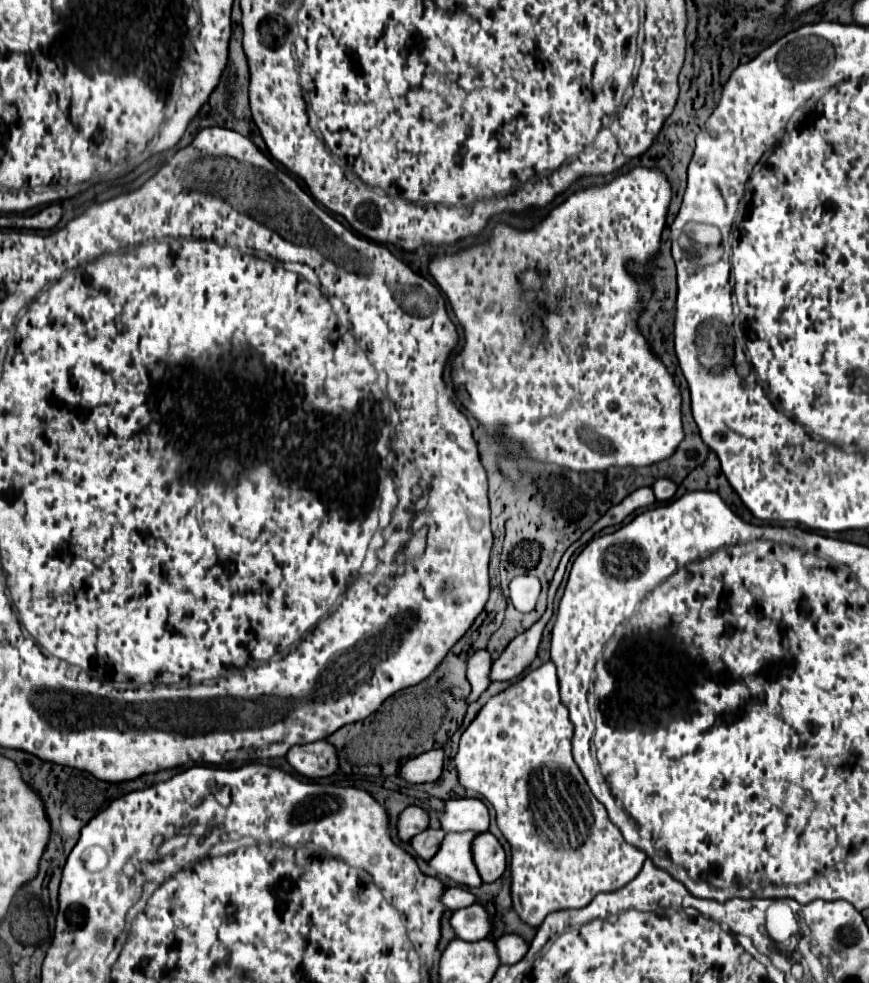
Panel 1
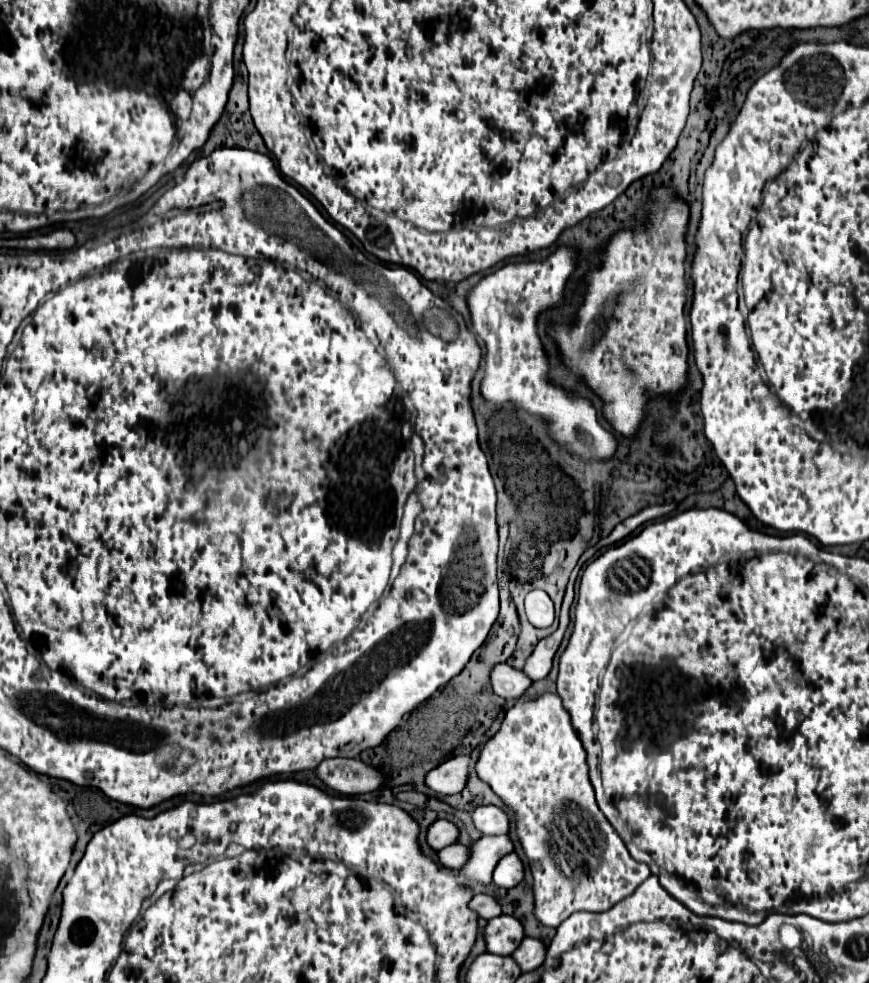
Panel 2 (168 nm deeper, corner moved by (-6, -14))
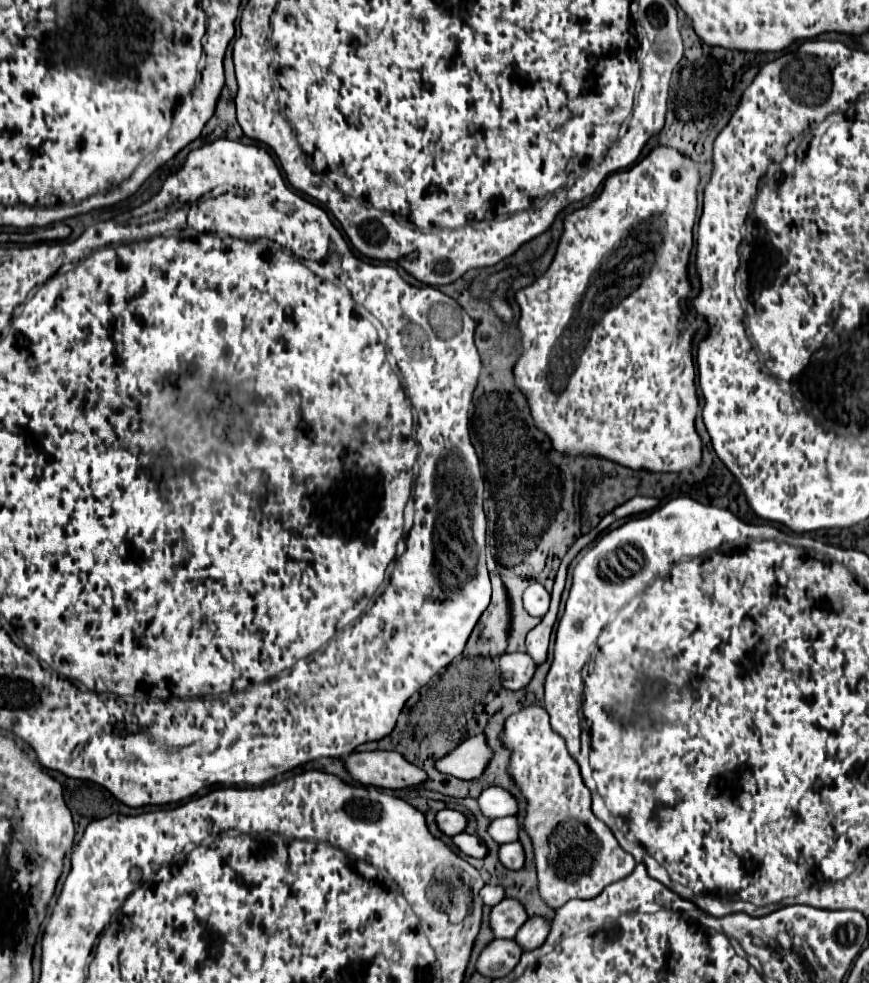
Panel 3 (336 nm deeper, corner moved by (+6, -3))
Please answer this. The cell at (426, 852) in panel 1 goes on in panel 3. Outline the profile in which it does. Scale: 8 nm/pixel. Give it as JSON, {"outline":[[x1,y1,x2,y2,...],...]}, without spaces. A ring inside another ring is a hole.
{"outline":[[458,833,452,837,452,843,470,857,484,857,486,855,486,847,482,843,482,839,478,835,468,835,468,833]]}

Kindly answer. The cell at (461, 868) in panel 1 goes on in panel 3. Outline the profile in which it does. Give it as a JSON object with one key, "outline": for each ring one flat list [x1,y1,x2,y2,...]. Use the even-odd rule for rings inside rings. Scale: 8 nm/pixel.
{"outline":[[502,817,502,819,494,819,488,827,490,837,502,845,502,843,510,843,518,839,518,821,516,817]]}

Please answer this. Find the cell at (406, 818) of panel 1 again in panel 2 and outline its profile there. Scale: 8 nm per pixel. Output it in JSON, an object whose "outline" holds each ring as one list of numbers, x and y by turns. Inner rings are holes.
{"outline":[[436,820,430,828,428,828,428,844,434,848,434,850,442,850,454,842,458,842,458,826,452,824,450,820]]}

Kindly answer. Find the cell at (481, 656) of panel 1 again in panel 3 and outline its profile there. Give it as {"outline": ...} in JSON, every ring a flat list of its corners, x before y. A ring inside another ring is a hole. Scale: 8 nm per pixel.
{"outline":[[504,653,498,659,500,667,500,681,506,689,522,689,530,683,536,663,526,653]]}

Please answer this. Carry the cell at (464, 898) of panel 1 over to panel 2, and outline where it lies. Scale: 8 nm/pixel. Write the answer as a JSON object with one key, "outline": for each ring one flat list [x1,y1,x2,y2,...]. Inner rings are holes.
{"outline":[[476,894,470,902,470,908,476,910,480,914,480,918,486,918,486,920,492,920,492,918,502,914,498,900,494,896,488,896,488,894]]}

